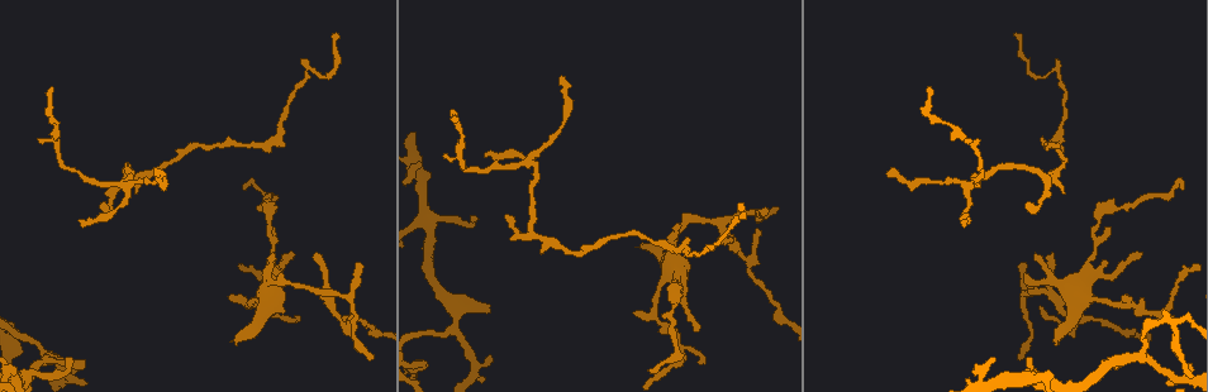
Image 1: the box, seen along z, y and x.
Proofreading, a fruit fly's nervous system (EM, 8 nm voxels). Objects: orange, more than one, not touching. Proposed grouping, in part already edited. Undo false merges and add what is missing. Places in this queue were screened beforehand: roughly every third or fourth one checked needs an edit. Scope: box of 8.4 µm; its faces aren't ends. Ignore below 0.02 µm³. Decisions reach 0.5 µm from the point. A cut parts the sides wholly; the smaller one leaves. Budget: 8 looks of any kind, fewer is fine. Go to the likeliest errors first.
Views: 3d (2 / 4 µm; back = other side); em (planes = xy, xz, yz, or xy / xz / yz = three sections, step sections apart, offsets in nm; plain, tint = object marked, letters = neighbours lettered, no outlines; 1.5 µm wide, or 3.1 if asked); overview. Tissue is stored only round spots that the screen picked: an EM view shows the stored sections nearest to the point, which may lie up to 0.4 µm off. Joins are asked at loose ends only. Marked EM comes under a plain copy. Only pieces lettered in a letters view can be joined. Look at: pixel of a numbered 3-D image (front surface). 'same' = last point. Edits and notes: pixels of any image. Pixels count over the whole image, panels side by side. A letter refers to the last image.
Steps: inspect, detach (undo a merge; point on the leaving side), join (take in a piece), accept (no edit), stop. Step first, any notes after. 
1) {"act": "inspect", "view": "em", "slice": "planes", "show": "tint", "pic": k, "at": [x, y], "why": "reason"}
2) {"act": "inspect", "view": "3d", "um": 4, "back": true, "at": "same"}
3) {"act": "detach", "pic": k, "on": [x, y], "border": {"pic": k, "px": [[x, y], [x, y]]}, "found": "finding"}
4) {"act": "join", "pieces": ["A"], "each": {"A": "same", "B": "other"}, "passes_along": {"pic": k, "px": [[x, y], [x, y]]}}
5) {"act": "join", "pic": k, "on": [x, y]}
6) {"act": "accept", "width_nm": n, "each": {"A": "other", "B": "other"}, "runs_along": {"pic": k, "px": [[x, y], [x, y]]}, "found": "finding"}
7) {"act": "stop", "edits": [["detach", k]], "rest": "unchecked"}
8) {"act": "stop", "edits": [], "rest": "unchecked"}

{"act": "inspect", "view": "em", "slice": "xz", "step": 4, "show": "letters", "pic": 1, "at": [334, 33], "why": "free end"}

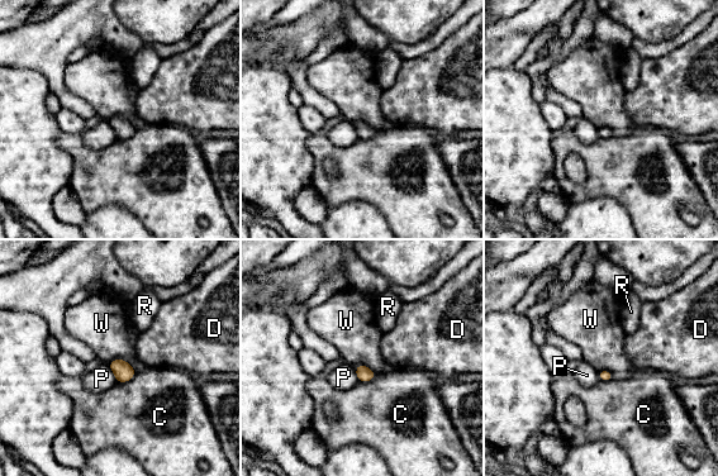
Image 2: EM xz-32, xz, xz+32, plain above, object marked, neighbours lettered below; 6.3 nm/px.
{"act": "accept", "each": {"C": "other", "D": "other", "P": "other", "R": "other", "W": "other"}, "found": "none of them fits"}

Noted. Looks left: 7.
{"act": "inspect", "view": "em", "slice": "xz", "step": 8, "show": "tint", "pic": 1, "at": [82, 361], "why": "branch stops here"}

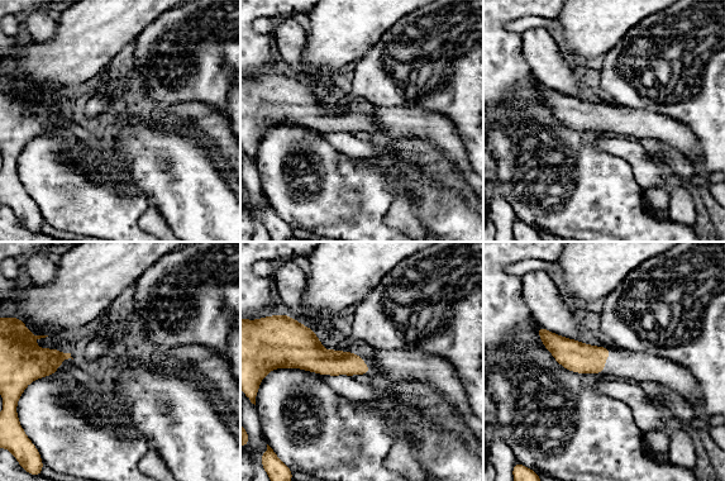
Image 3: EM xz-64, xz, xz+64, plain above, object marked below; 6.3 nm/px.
{"act": "inspect", "view": "em", "slice": "xz", "step": 8, "show": "letters", "at": "same", "why": "what lies round it"}

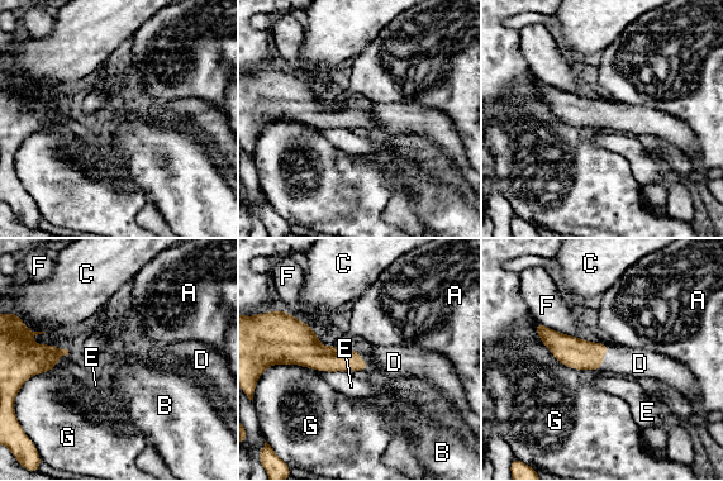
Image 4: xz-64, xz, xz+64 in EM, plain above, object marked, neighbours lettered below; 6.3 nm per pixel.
{"act": "join", "pieces": ["D"], "each": {"A": "other", "B": "other", "C": "other", "D": "same", "E": "other", "F": "other", "G": "other"}, "passes_along": {"pic": 4, "px": [[572, 352], [603, 356], [640, 363]]}, "found": "it goes on there"}

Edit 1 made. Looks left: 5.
{"act": "inspect", "view": "em", "slice": "planes", "show": "letters", "pic": 1, "at": [642, 249], "why": "branch stops here"}

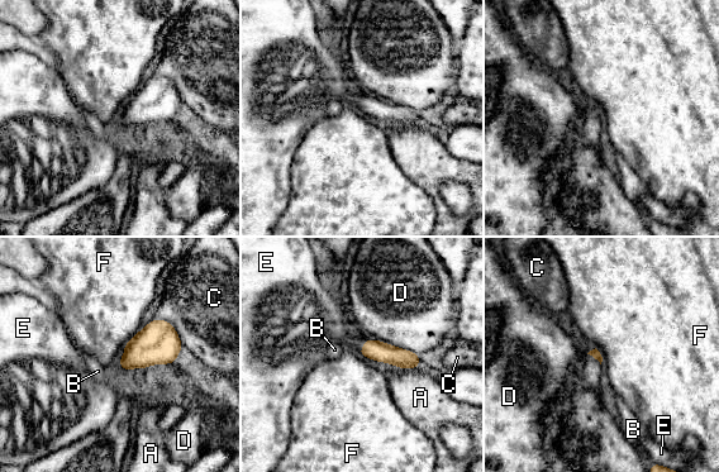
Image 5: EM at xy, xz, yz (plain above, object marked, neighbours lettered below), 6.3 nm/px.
{"act": "join", "pieces": ["E"], "each": {"A": "other", "B": "other", "C": "other", "D": "other", "E": "same", "F": "other"}, "found": "it goes on there"}

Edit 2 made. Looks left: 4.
{"act": "stop", "edits": [["join", 4], ["join", 5]], "rest": "unchecked"}

